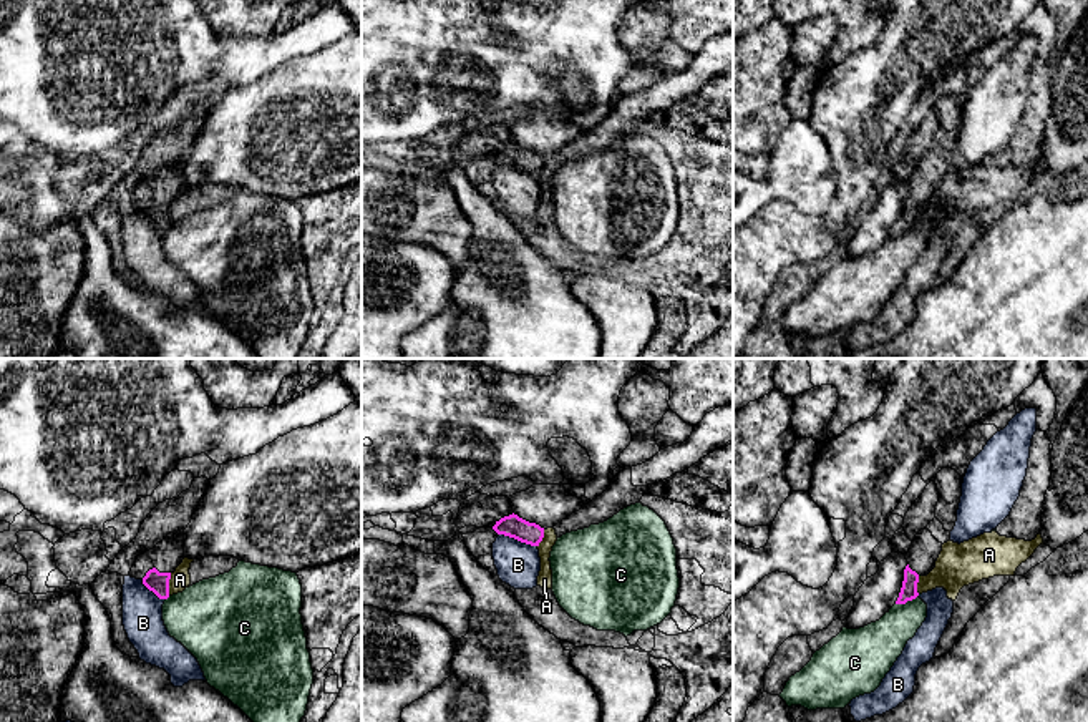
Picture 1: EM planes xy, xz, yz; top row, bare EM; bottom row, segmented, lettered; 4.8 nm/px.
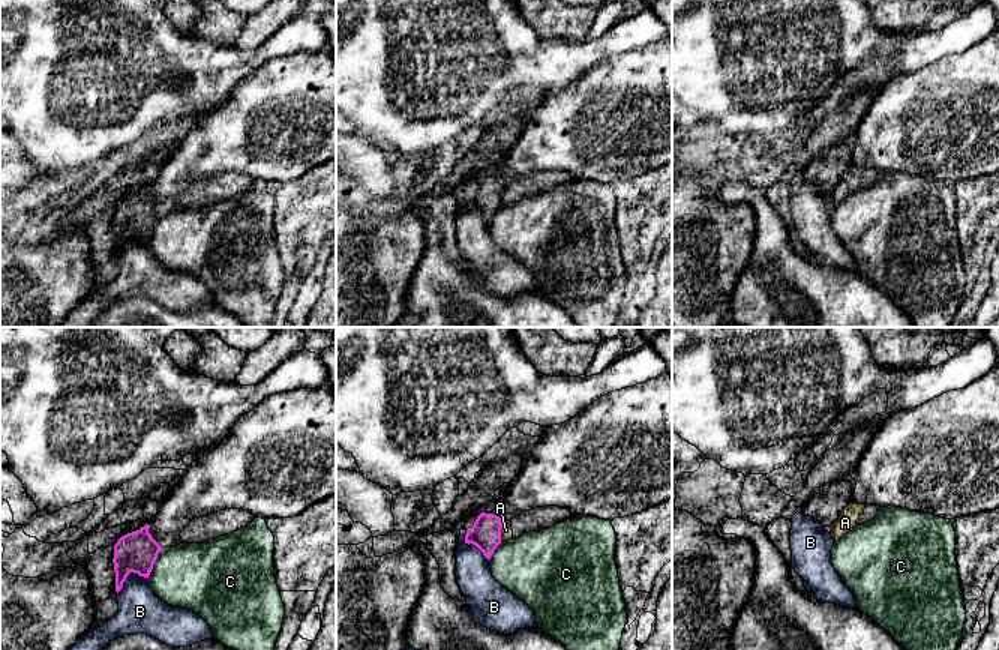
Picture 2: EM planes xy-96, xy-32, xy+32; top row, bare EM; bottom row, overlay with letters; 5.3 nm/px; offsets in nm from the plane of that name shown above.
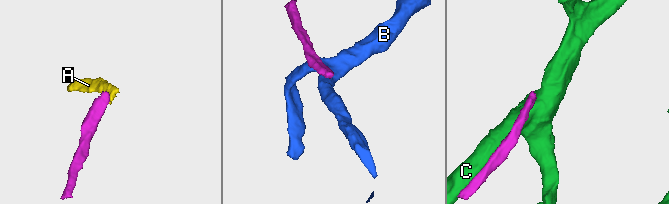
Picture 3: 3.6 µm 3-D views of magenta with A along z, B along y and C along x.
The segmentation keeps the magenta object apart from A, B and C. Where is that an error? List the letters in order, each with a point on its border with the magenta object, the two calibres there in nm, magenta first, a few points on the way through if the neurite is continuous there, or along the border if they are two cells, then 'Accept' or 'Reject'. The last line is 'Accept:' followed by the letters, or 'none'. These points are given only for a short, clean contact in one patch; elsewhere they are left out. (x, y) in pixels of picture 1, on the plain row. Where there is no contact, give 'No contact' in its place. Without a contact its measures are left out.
A: Touches magenta at xy (168, 213). Thickness 100 nm (magenta) against 100 nm. Boundary: xy (171, 201), (168, 223). Reject
B: Touches magenta at xz (518, 168). Thickness 110 nm (magenta) against 220 nm. Reject
C: Touches magenta at yz (906, 229). Thickness 80 nm (magenta) against 220 nm. Reject
Accept: none

